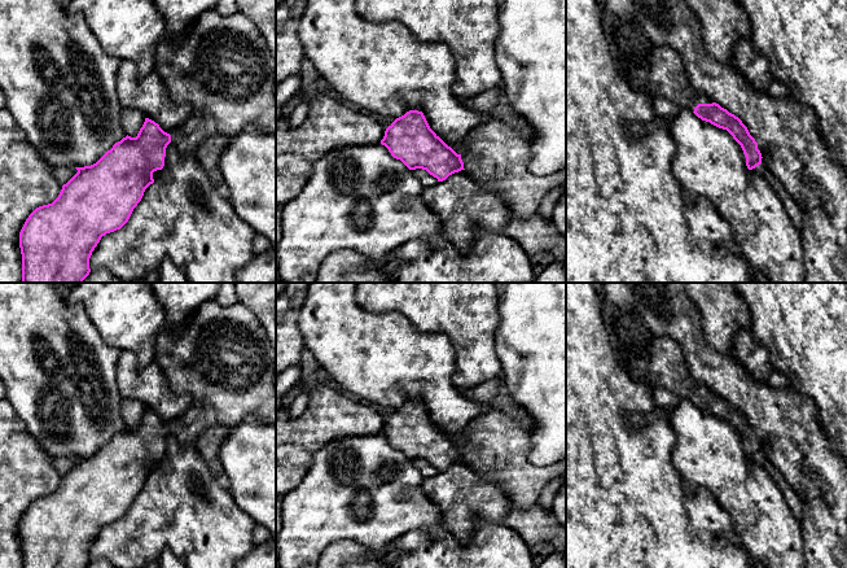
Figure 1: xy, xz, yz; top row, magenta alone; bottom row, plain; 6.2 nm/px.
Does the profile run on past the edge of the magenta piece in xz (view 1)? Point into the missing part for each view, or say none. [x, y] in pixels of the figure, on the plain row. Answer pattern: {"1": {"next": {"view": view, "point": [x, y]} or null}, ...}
{"1": {"next": {"view": "xz", "point": [495, 442]}}}

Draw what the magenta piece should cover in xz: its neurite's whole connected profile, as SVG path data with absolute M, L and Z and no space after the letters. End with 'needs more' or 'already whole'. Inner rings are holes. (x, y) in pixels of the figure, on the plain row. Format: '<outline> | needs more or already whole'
M409 401L404 406L396 408L385 421L385 427L381 431L391 446L400 450L409 460L422 459L430 466L438 469L438 472L446 471L449 466L461 460L468 460L471 468L478 475L487 475L488 472L493 477L499 477L505 491L512 497L515 510L527 510L537 503L539 495L543 489L556 477L566 472L566 459L557 462L547 467L536 467L528 460L531 428L526 424L510 418L501 410L490 408L488 412L471 420L462 431L465 444L457 445L451 437L448 437L429 416L422 402Z | needs more

